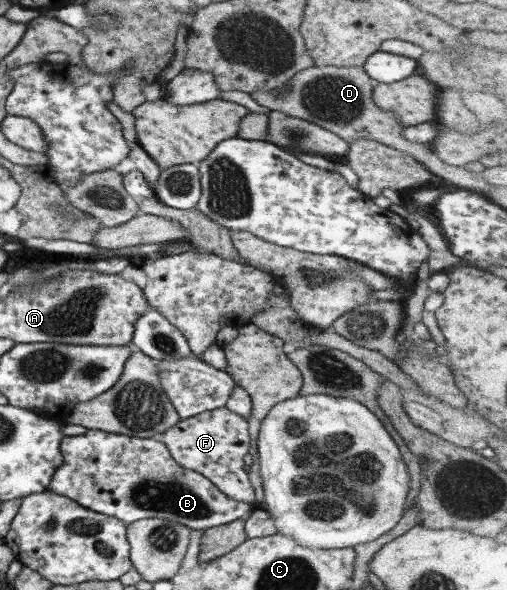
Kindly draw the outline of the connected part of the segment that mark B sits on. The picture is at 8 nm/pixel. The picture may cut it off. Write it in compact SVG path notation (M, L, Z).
M88 430L82 435L63 436L59 440L63 462L55 468L46 490L59 493L77 504L101 515L112 516L125 524L147 517L175 521L193 530L205 530L227 524L251 512L249 503L237 502L223 494L199 472L179 466L163 442L125 434Z

